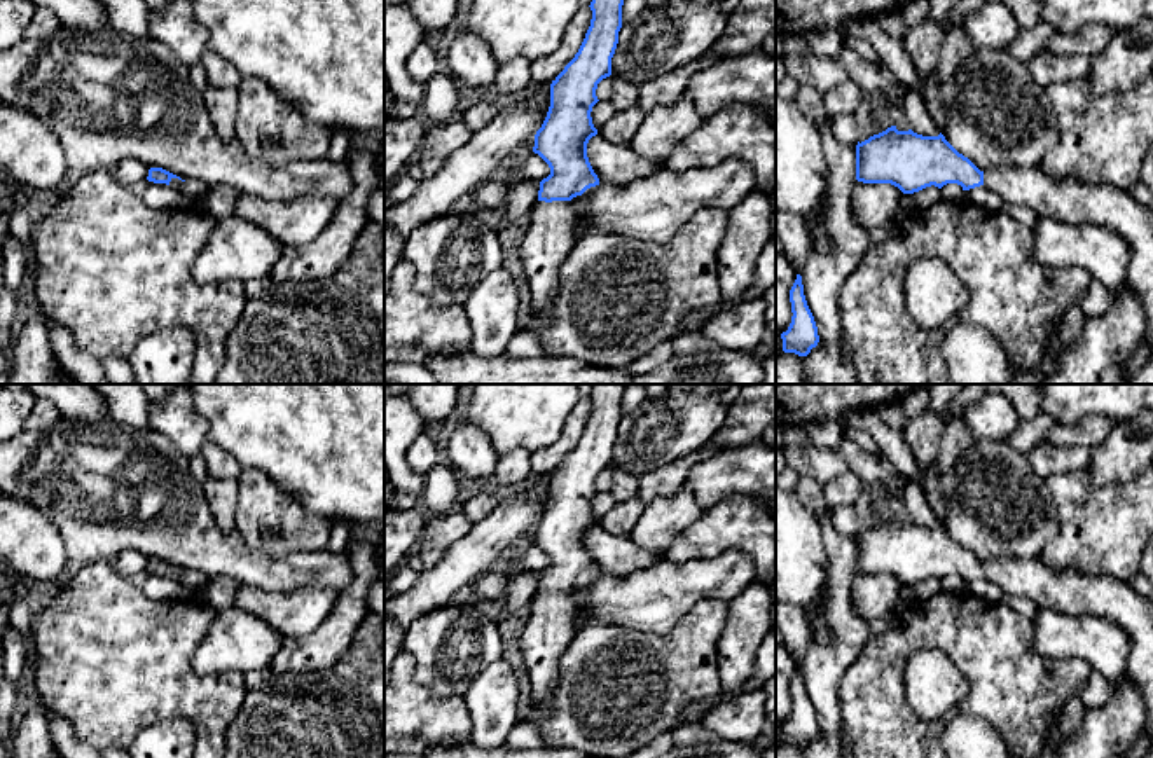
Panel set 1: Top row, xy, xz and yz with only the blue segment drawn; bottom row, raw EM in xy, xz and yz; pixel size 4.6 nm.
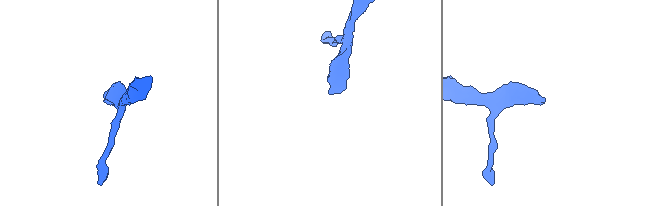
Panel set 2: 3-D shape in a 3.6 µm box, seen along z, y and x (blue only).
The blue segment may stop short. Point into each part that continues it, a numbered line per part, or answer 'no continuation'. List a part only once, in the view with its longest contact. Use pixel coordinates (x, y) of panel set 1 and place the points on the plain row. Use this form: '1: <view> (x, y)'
1: xz (552, 624)

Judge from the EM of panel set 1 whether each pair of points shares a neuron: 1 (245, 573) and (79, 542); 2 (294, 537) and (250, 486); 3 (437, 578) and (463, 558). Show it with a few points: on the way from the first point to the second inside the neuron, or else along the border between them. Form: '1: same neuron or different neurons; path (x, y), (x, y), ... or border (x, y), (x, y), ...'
1: same neuron; path (203, 547), (189, 538), (121, 537)
2: same neuron; path (282, 524), (257, 498)
3: same neuron; path (444, 577), (456, 565)

